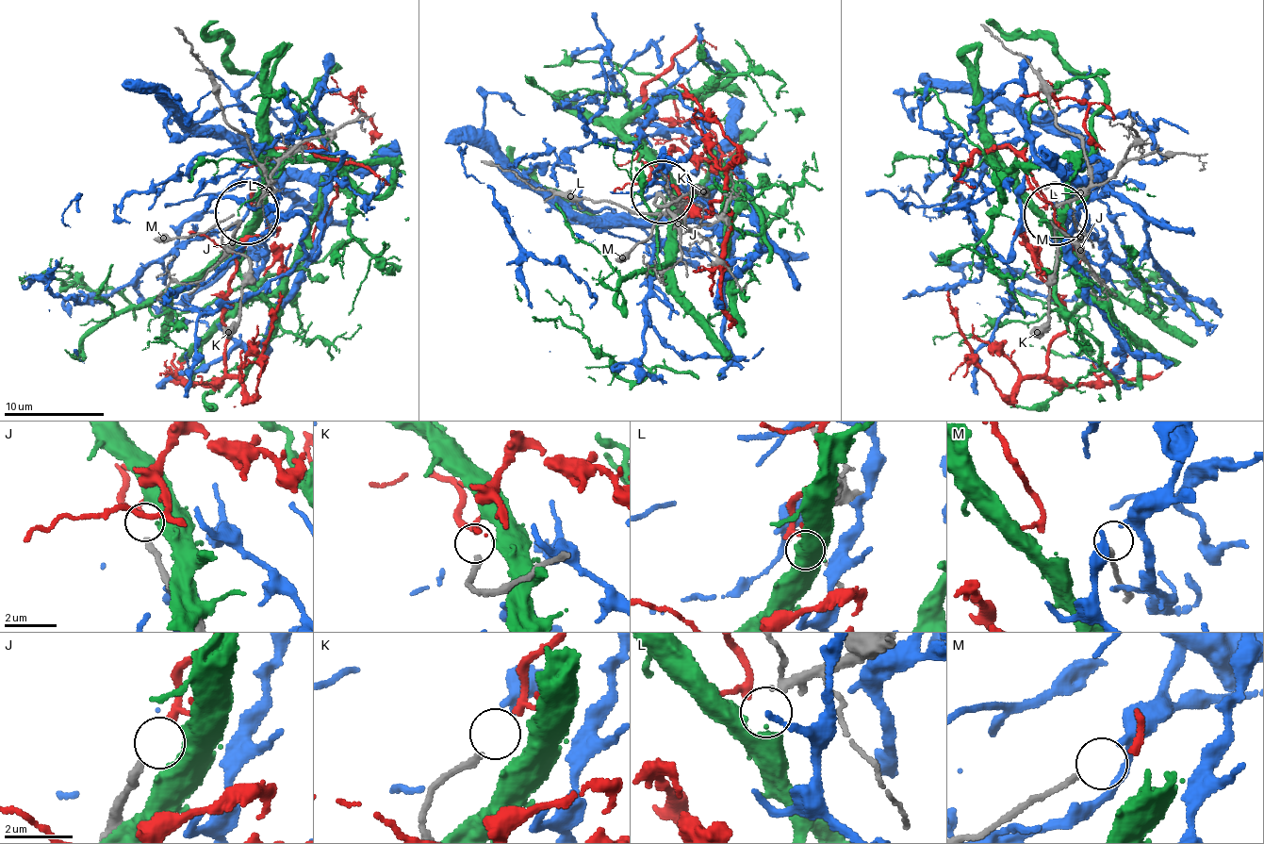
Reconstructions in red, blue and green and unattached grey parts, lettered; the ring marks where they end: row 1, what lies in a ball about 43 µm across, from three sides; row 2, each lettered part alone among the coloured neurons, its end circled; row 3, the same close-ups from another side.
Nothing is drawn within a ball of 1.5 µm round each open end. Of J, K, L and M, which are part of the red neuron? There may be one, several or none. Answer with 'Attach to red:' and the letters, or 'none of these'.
Attach to red: J

